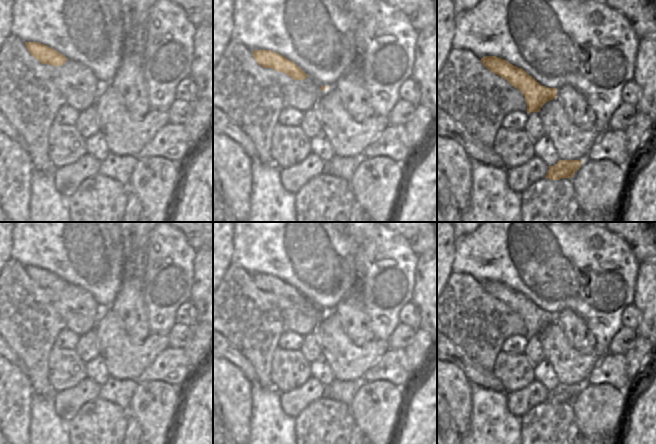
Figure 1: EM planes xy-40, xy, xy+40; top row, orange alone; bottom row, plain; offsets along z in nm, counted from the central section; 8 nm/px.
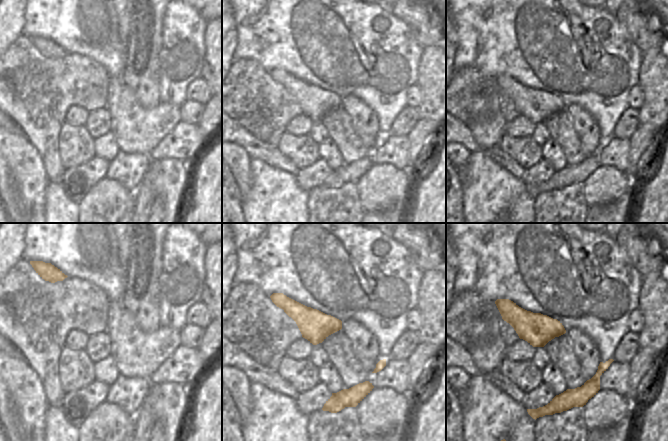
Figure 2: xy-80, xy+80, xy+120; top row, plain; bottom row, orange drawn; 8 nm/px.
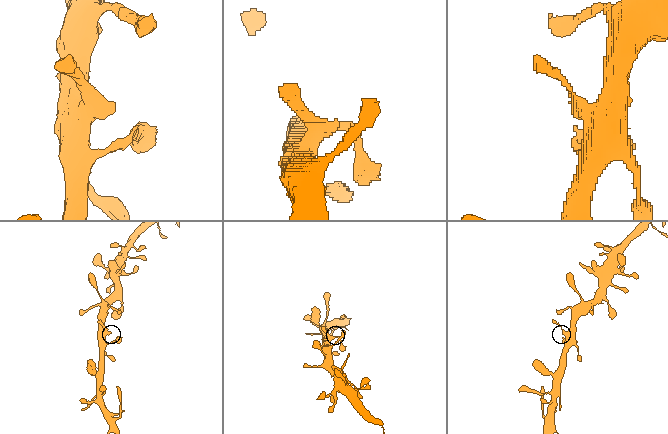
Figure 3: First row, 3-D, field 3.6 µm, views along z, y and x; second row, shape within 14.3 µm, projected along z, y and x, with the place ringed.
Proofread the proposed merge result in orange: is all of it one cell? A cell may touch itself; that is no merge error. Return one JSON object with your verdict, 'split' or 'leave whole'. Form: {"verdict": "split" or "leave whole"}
{"verdict": "leave whole"}

